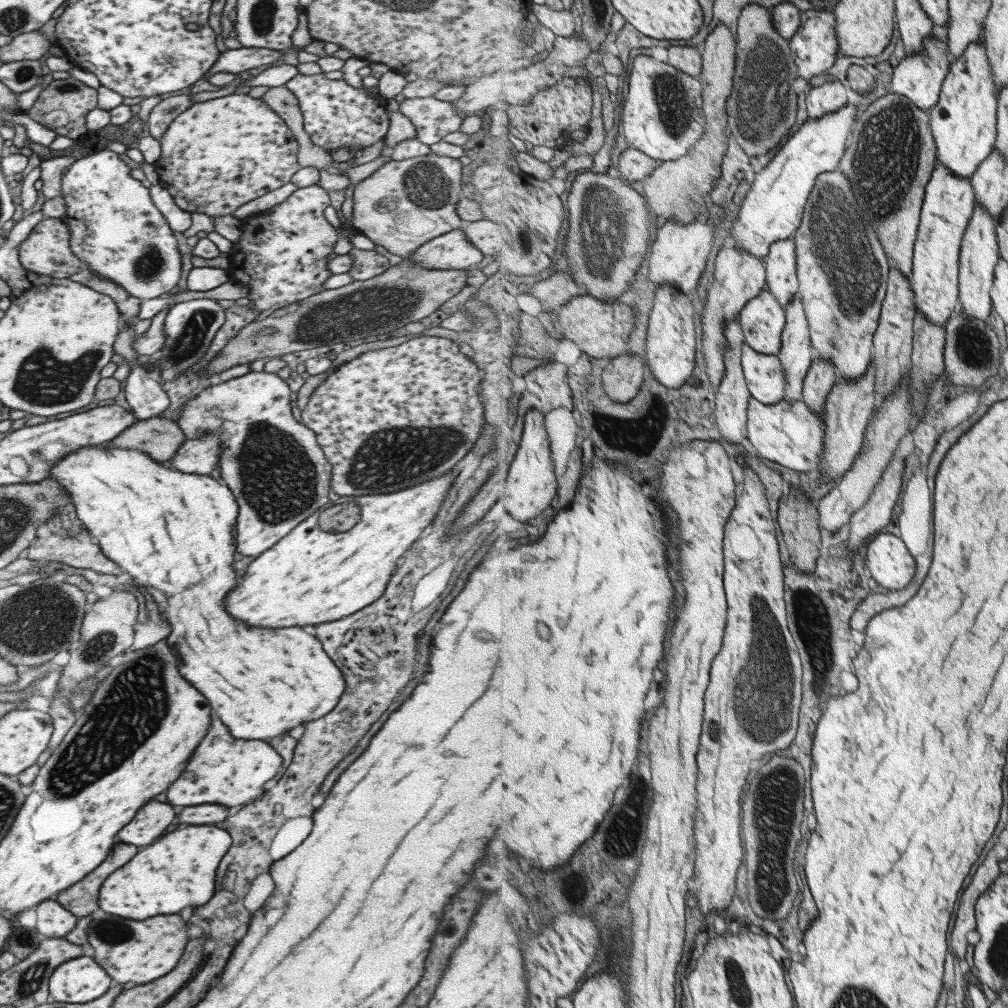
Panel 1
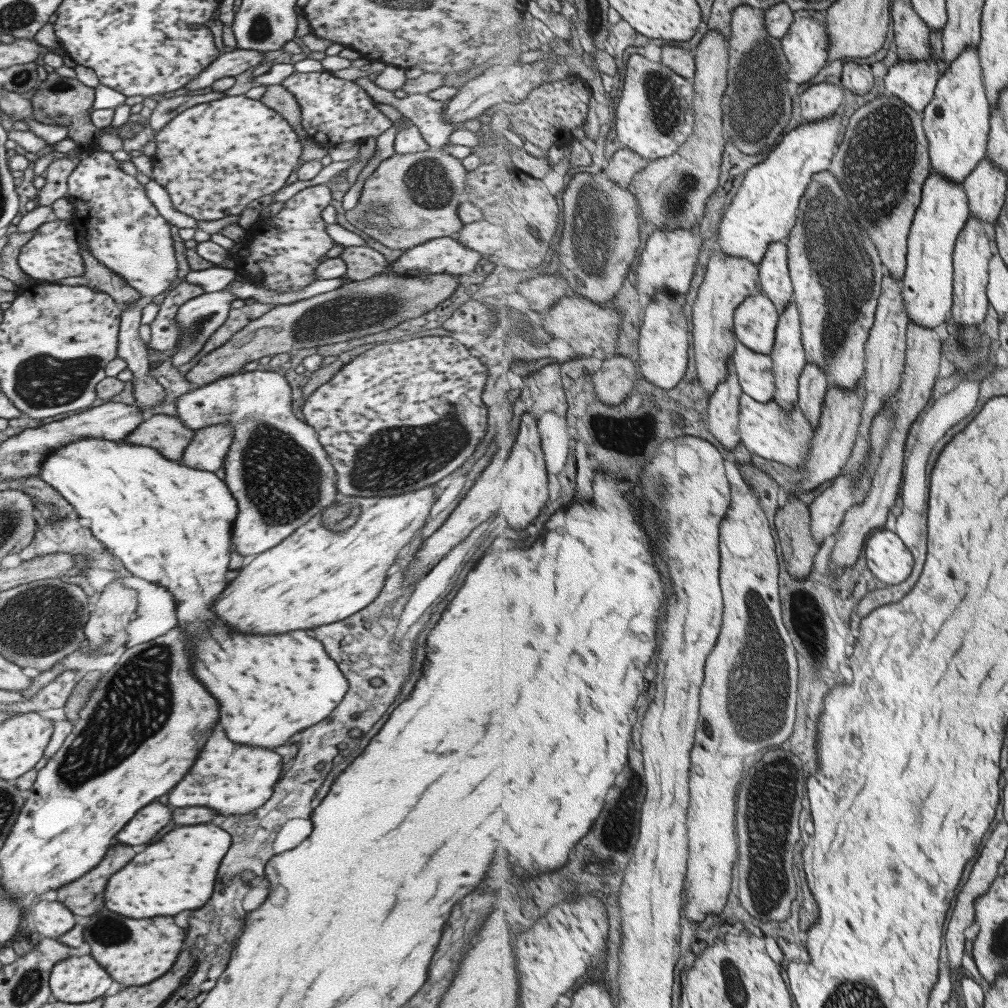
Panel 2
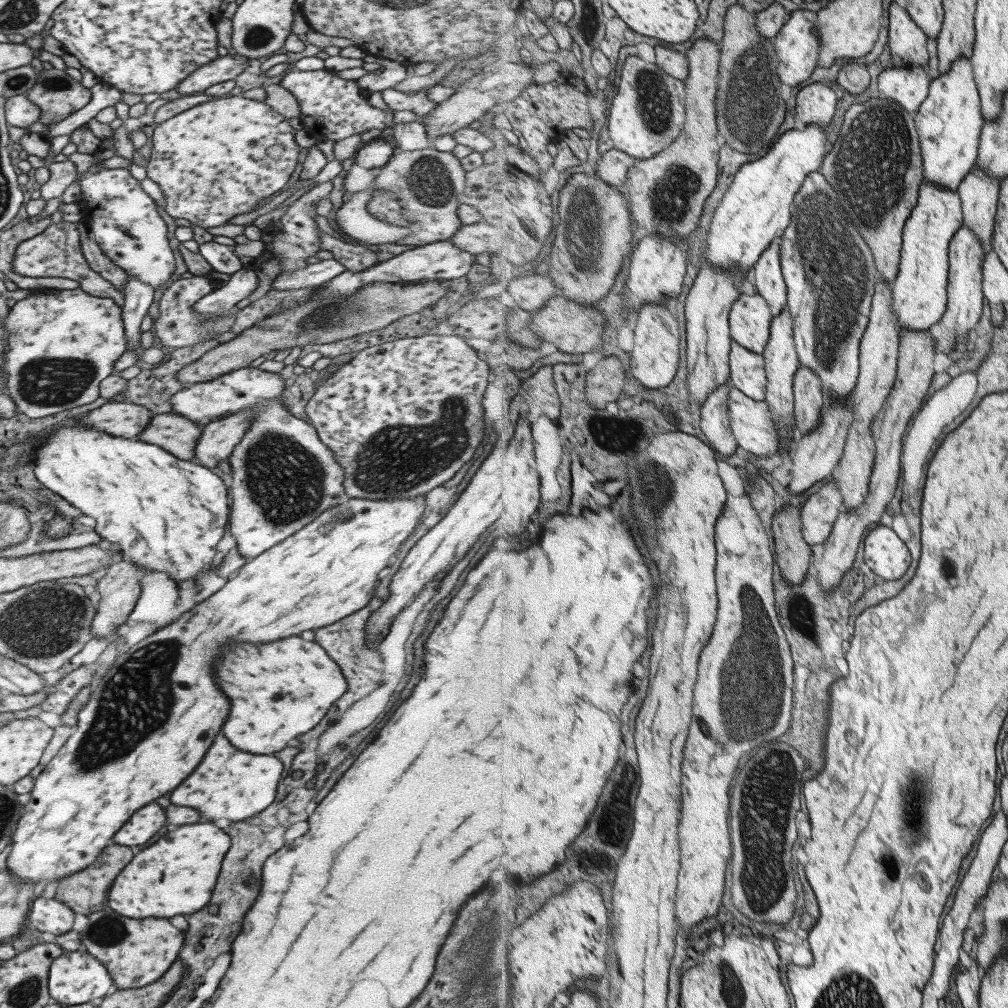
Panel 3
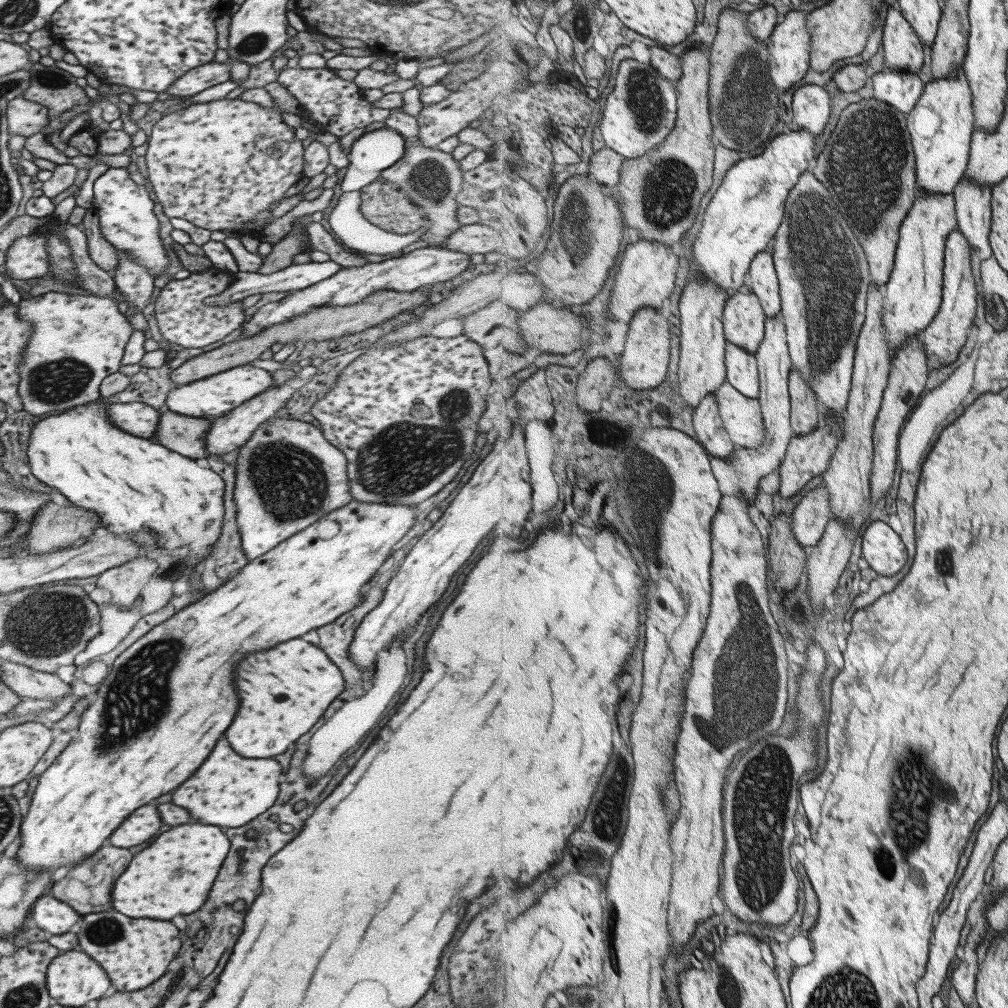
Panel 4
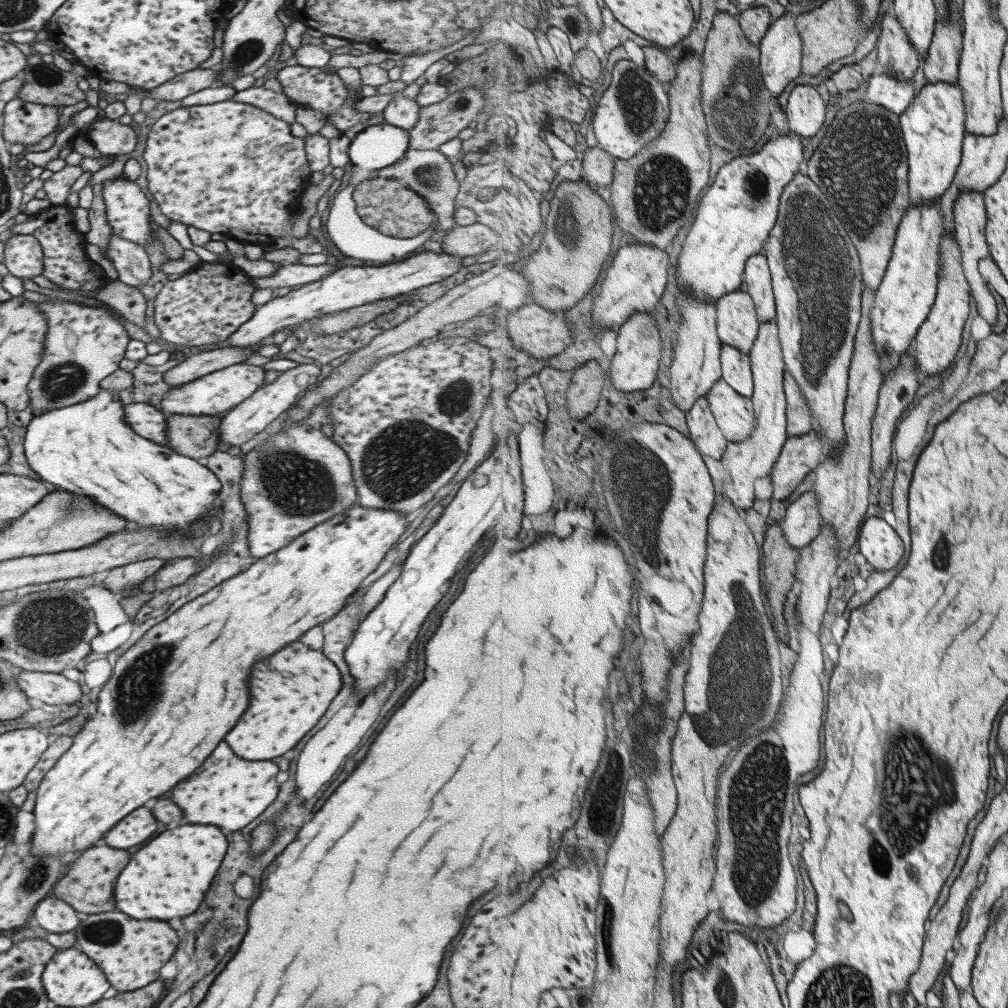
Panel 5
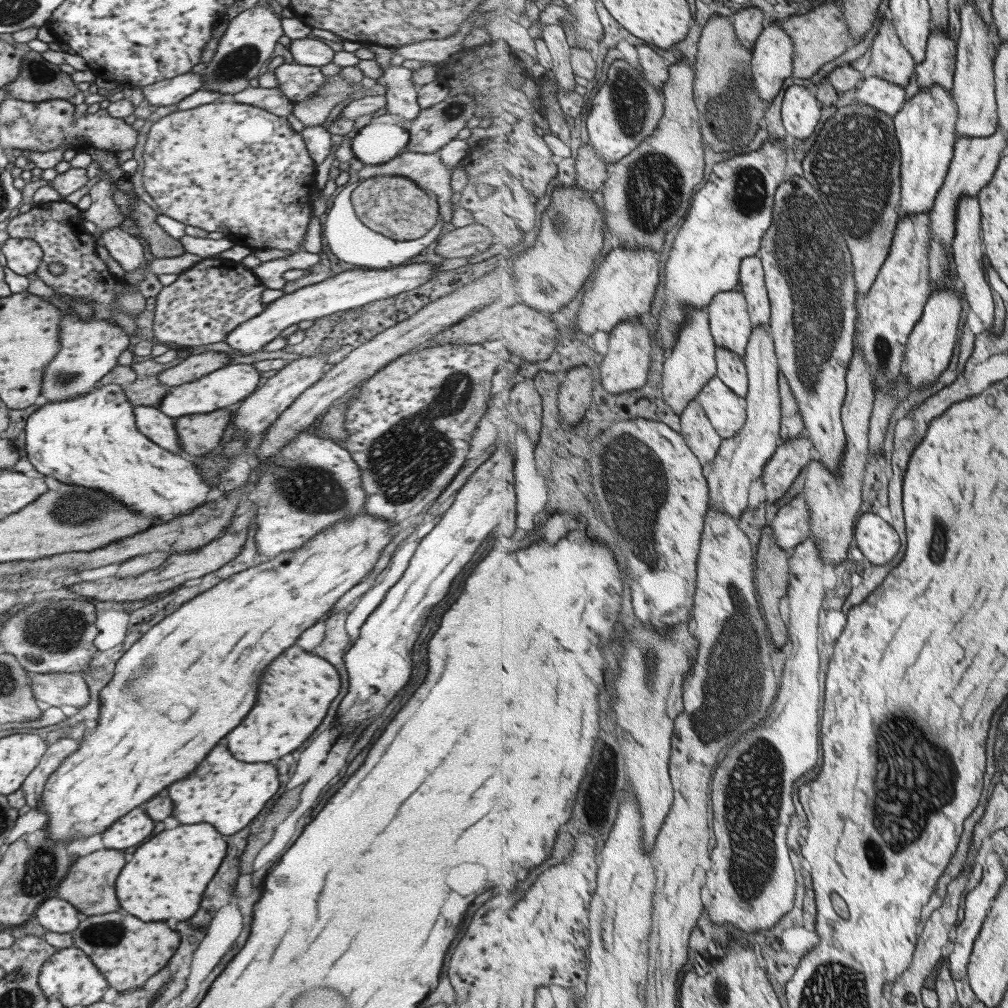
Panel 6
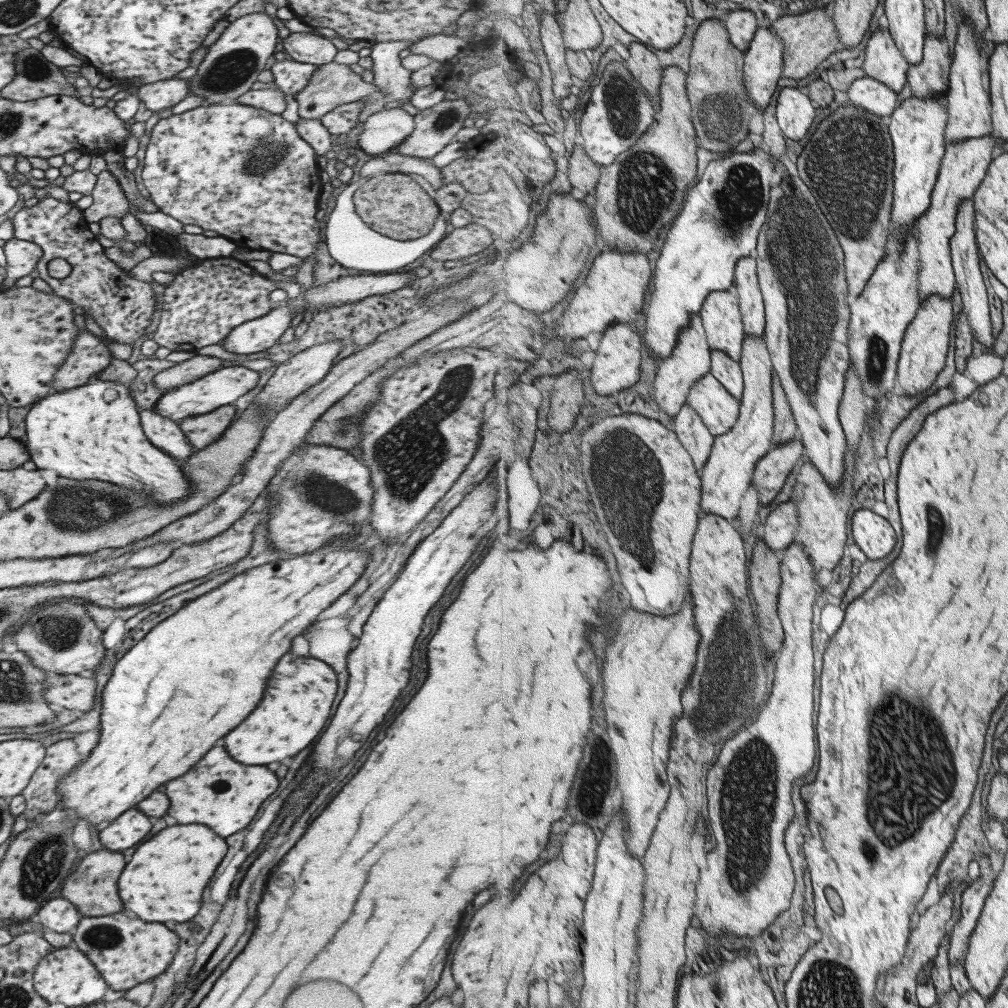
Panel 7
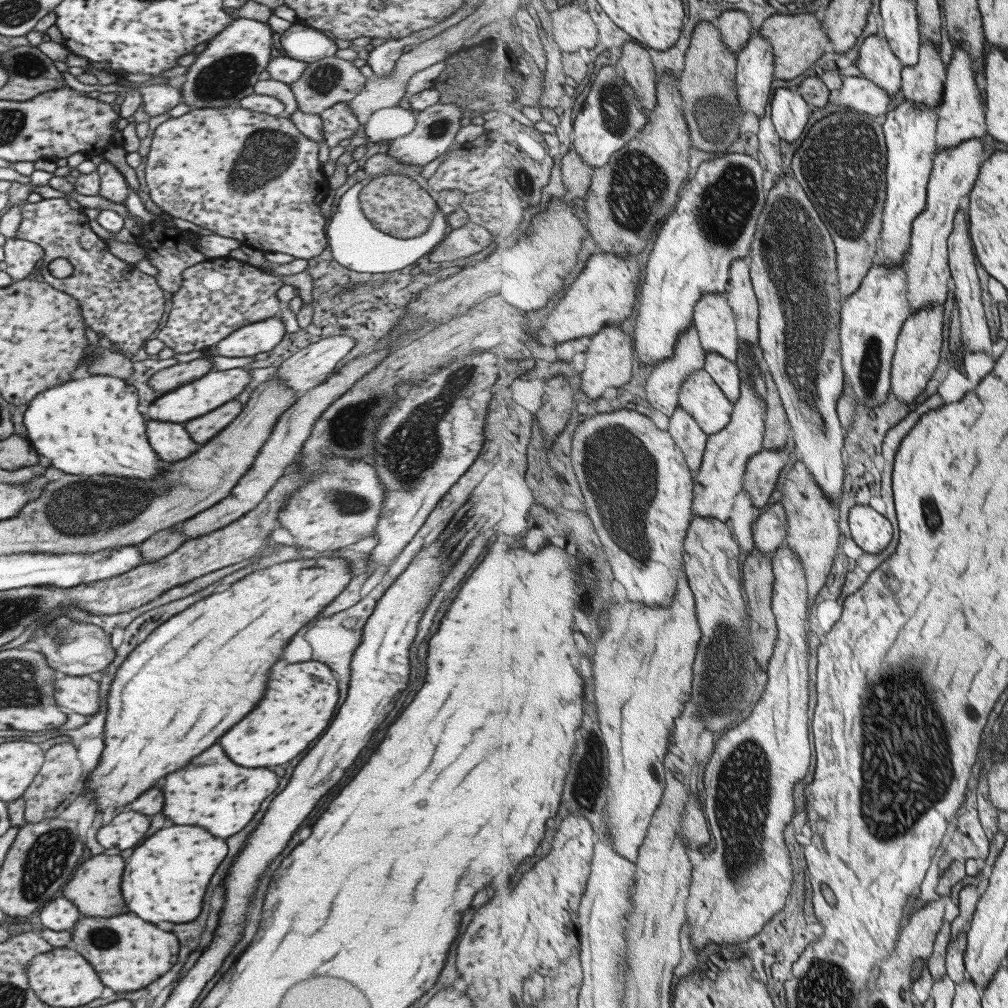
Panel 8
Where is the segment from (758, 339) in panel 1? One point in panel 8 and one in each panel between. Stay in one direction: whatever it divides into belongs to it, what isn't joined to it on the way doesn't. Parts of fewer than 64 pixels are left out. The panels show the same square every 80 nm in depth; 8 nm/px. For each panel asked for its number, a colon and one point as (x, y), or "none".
2: (756, 322)
3: (751, 319)
4: (745, 318)
5: (738, 323)
6: (732, 326)
7: (724, 322)
8: (714, 317)

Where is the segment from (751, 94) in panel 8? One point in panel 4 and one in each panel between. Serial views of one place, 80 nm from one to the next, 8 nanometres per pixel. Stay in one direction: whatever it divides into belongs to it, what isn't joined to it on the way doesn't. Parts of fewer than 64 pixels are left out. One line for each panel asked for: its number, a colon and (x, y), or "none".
4: (790, 46)
5: (782, 49)
6: (773, 61)
7: (764, 63)

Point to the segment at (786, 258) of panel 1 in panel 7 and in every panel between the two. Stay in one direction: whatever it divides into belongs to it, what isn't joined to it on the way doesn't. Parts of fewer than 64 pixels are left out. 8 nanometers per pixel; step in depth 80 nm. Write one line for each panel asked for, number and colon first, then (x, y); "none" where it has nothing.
2: (776, 281)
3: (769, 275)
4: (765, 283)
5: (758, 275)
6: (753, 283)
7: (747, 285)

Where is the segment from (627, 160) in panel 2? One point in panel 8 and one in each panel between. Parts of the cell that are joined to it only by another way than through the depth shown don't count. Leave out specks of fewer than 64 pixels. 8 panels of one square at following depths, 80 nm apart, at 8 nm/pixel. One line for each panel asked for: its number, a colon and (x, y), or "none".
3: (613, 168)
4: (605, 168)
5: (598, 166)
6: (592, 174)
7: (584, 173)
8: (577, 175)

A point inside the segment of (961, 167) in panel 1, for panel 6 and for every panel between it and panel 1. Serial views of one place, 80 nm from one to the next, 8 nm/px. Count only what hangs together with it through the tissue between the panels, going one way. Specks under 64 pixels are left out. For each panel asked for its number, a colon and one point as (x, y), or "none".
2: (958, 123)
3: (950, 123)
4: (943, 124)
5: (934, 126)
6: (927, 127)

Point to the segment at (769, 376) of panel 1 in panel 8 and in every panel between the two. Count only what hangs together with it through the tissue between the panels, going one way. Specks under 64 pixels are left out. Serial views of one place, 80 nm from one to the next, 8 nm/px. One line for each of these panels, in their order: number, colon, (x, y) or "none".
2: (756, 371)
3: (748, 369)
4: (743, 367)
5: (738, 372)
6: (732, 369)
7: (730, 372)
8: (726, 372)

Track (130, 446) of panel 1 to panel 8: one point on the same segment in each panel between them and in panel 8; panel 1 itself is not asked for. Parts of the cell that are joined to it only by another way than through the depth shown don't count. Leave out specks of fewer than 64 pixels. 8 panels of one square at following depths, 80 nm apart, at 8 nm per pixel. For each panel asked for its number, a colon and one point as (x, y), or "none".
2: (165, 434)
3: (174, 433)
4: (184, 435)
5: (195, 437)
6: (199, 434)
7: (201, 430)
8: (201, 429)

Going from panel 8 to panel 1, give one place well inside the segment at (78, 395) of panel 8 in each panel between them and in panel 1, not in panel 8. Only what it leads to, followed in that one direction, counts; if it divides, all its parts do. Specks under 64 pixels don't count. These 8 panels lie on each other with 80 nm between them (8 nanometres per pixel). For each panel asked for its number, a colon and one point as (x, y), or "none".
1: (173, 531)
2: (171, 525)
3: (163, 513)
4: (167, 503)
5: (87, 449)
6: (91, 440)
7: (86, 432)

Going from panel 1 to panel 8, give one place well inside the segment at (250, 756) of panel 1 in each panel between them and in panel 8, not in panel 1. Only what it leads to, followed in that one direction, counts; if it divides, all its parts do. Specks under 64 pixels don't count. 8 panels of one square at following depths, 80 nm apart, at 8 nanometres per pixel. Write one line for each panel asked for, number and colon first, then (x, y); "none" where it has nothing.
2: (229, 778)
3: (230, 784)
4: (226, 790)
5: (228, 792)
6: (226, 793)
7: (222, 794)
8: (222, 798)

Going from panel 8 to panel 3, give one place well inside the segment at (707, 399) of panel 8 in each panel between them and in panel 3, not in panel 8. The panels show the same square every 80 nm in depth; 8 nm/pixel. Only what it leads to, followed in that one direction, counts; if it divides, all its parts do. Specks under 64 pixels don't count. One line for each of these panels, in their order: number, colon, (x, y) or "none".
3: (755, 430)
4: (743, 417)
5: (734, 412)
6: (728, 411)
7: (720, 410)

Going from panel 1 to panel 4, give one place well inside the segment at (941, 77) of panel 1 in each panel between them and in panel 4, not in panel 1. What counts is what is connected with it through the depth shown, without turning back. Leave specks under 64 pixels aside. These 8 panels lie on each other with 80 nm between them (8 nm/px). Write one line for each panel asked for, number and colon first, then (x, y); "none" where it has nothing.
2: (915, 82)
3: (909, 86)
4: (903, 90)

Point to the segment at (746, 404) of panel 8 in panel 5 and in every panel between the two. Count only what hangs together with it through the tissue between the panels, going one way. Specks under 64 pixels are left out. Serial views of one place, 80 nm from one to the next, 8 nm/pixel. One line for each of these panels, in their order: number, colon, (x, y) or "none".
5: (748, 461)
6: (740, 461)
7: (726, 478)

